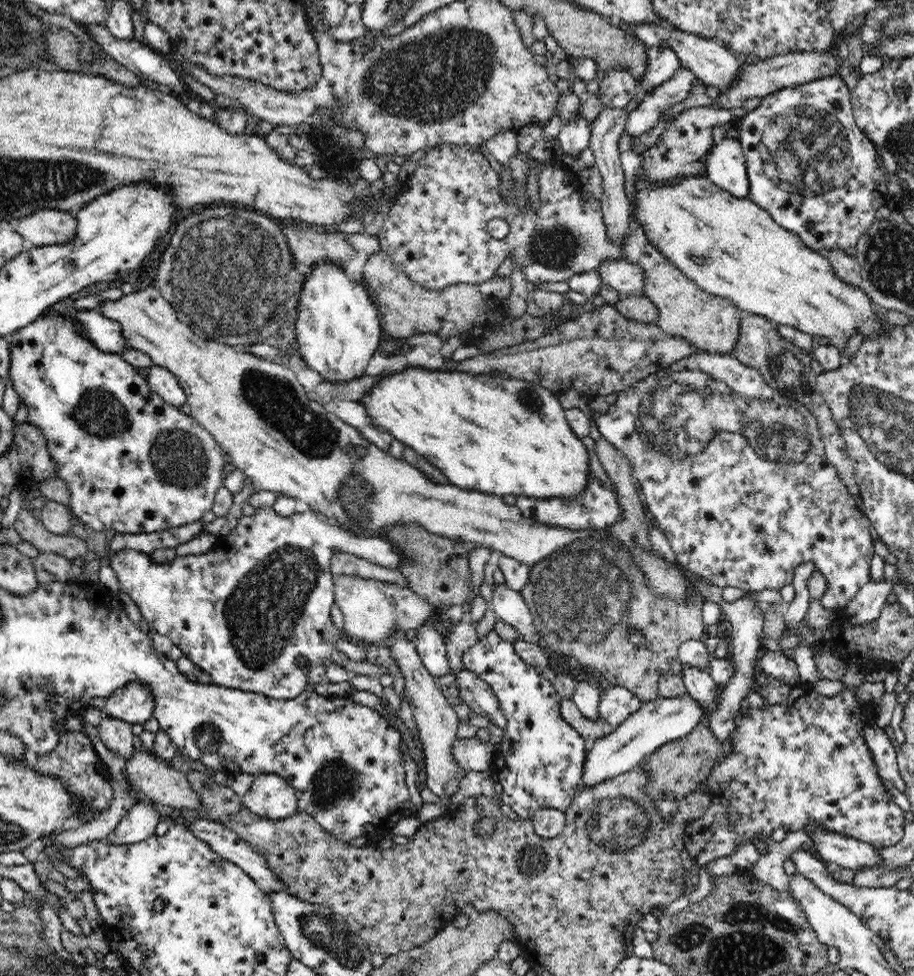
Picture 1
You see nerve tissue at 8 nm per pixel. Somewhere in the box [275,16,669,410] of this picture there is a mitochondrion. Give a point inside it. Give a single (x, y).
(435, 78)

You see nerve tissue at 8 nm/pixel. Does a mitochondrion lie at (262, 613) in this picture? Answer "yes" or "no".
yes

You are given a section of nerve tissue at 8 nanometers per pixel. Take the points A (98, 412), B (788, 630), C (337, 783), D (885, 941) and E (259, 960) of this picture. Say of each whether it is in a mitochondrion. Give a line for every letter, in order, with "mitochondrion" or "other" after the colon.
A: mitochondrion
B: other
C: mitochondrion
D: other
E: other

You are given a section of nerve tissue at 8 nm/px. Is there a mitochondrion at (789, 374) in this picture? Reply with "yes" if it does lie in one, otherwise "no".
yes

